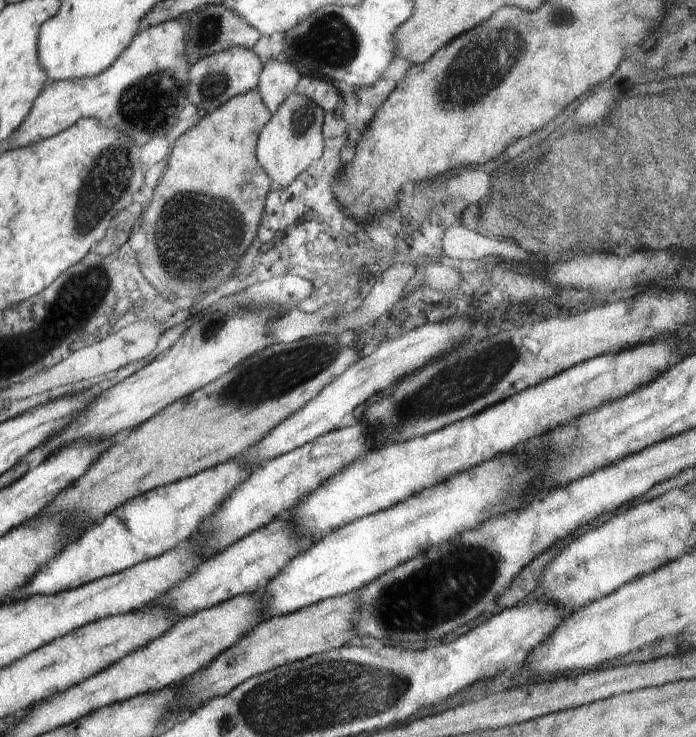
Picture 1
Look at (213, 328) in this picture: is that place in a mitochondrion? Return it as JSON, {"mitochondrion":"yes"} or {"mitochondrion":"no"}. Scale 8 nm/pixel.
{"mitochondrion":"yes"}

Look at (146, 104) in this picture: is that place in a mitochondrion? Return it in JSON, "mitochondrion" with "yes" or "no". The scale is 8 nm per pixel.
{"mitochondrion":"yes"}

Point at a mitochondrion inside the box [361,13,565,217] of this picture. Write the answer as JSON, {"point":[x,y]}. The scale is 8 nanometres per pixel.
{"point":[456,80]}

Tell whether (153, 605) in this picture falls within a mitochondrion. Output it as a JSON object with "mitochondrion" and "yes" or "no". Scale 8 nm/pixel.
{"mitochondrion":"no"}

